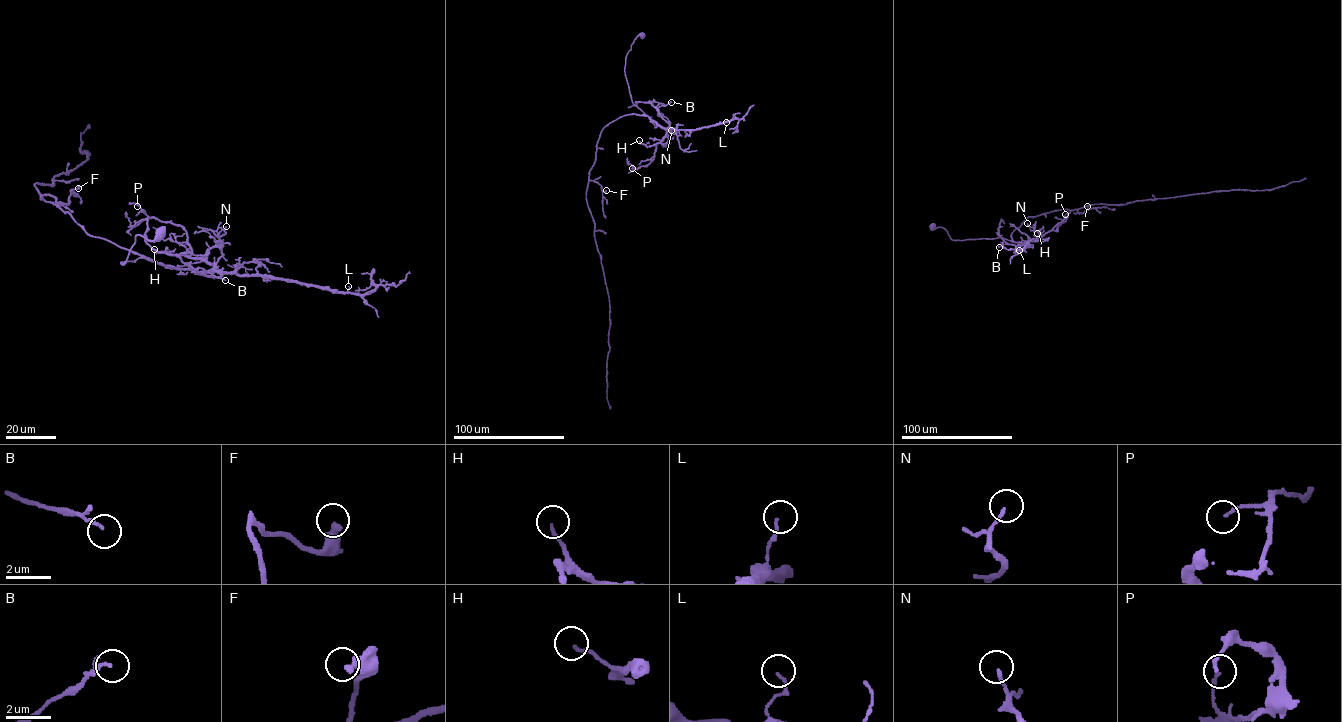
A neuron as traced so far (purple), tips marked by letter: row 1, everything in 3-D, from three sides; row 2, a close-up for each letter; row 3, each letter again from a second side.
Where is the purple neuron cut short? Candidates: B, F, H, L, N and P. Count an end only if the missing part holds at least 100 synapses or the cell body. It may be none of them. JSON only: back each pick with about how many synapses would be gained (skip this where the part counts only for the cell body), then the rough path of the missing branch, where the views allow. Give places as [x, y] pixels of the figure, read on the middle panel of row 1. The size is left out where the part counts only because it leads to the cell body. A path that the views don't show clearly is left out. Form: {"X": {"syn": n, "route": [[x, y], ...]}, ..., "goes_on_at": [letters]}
{"goes_on_at": []}

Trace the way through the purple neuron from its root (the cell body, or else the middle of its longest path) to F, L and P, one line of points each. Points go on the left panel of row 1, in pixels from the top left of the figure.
F: (161, 235), (137, 235), (122, 264), (167, 265), (89, 235), (52, 195), (40, 196), (67, 204), (78, 188)
L: (161, 235), (154, 240), (137, 235), (121, 263), (145, 258), (337, 291), (348, 286)
P: (161, 235), (137, 235), (121, 263), (213, 267), (190, 257), (180, 226), (137, 206)

